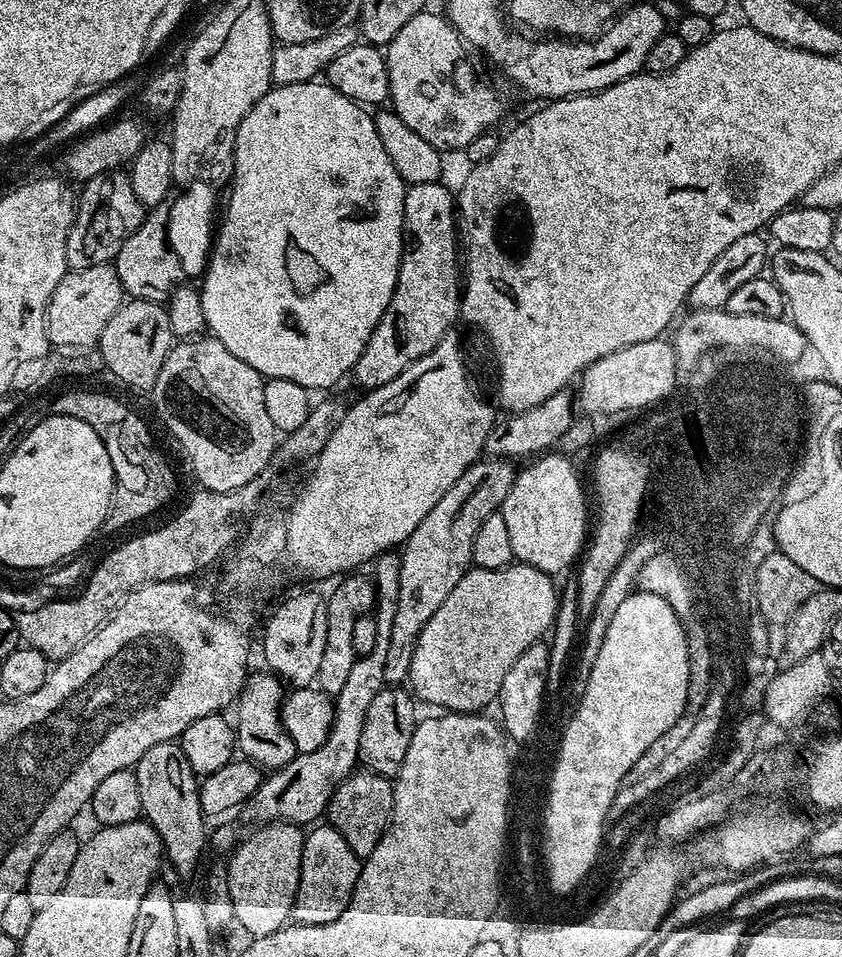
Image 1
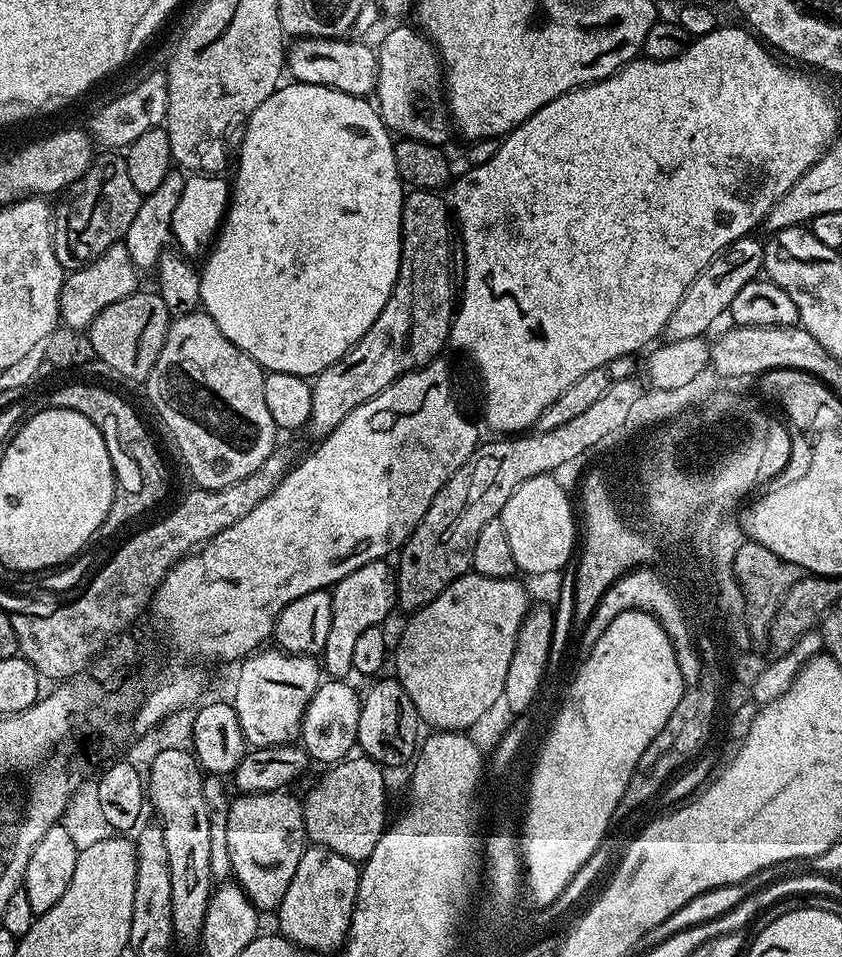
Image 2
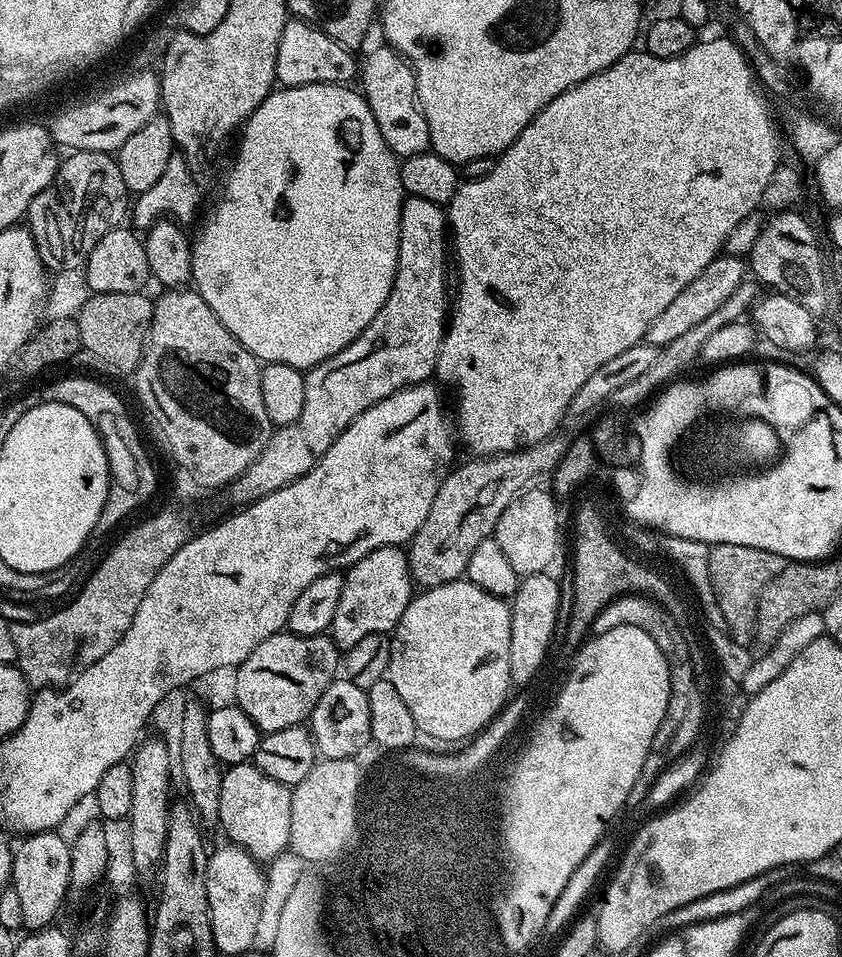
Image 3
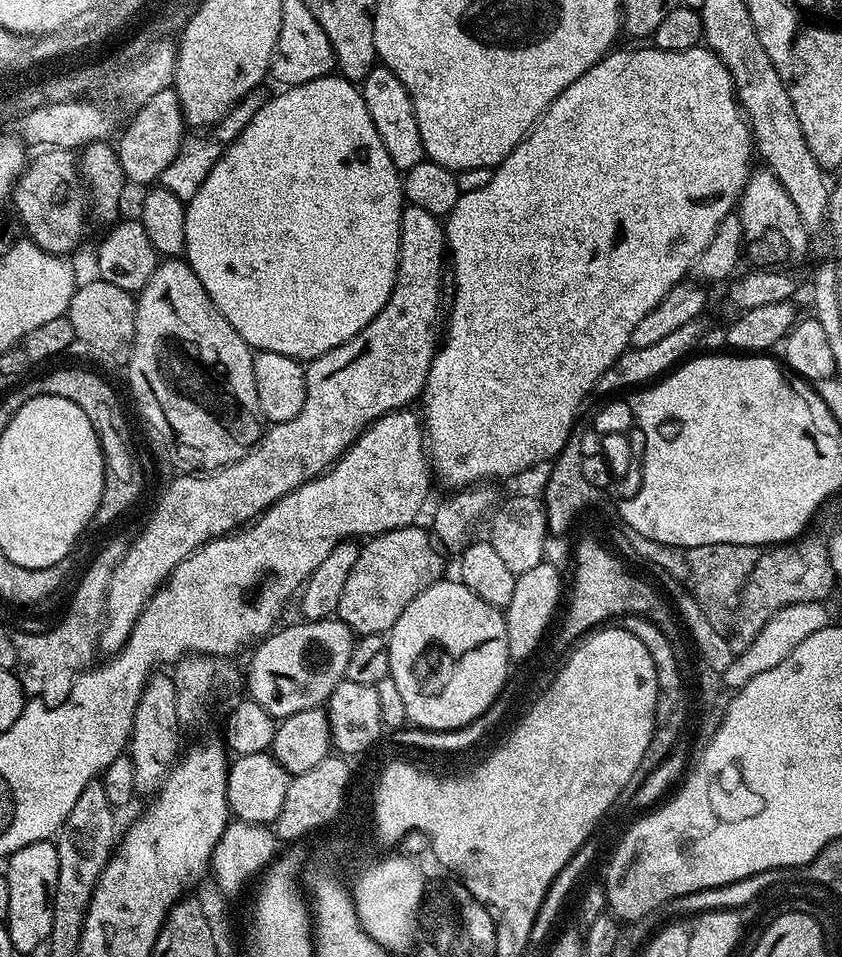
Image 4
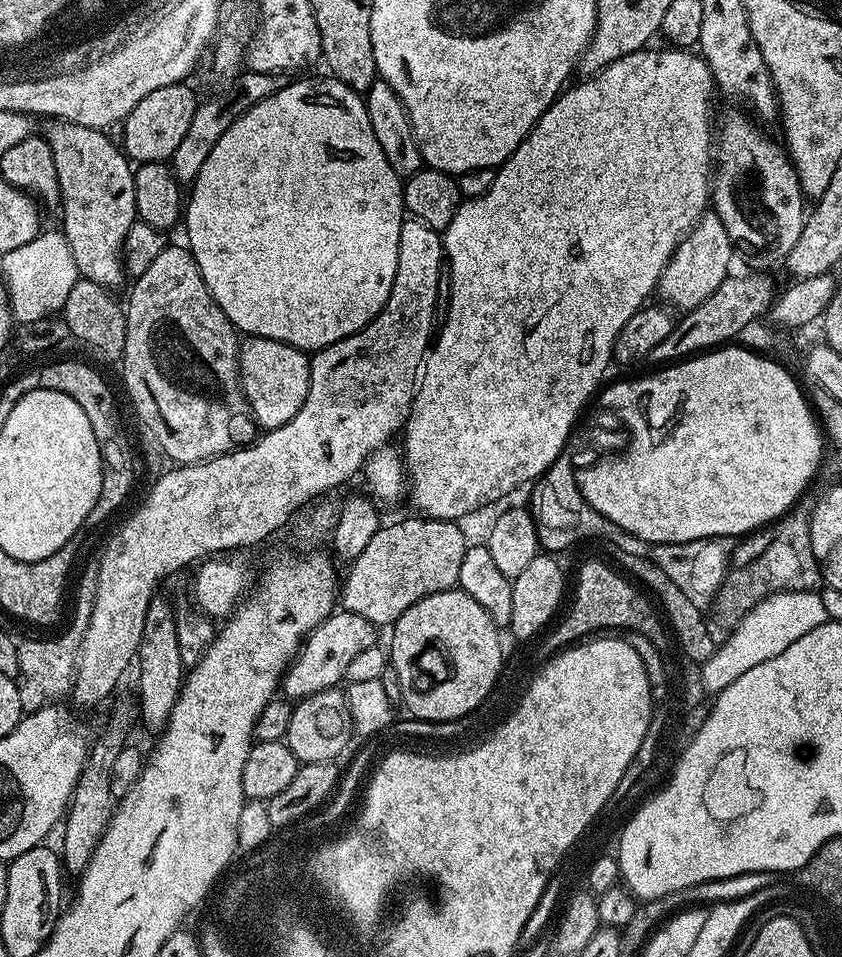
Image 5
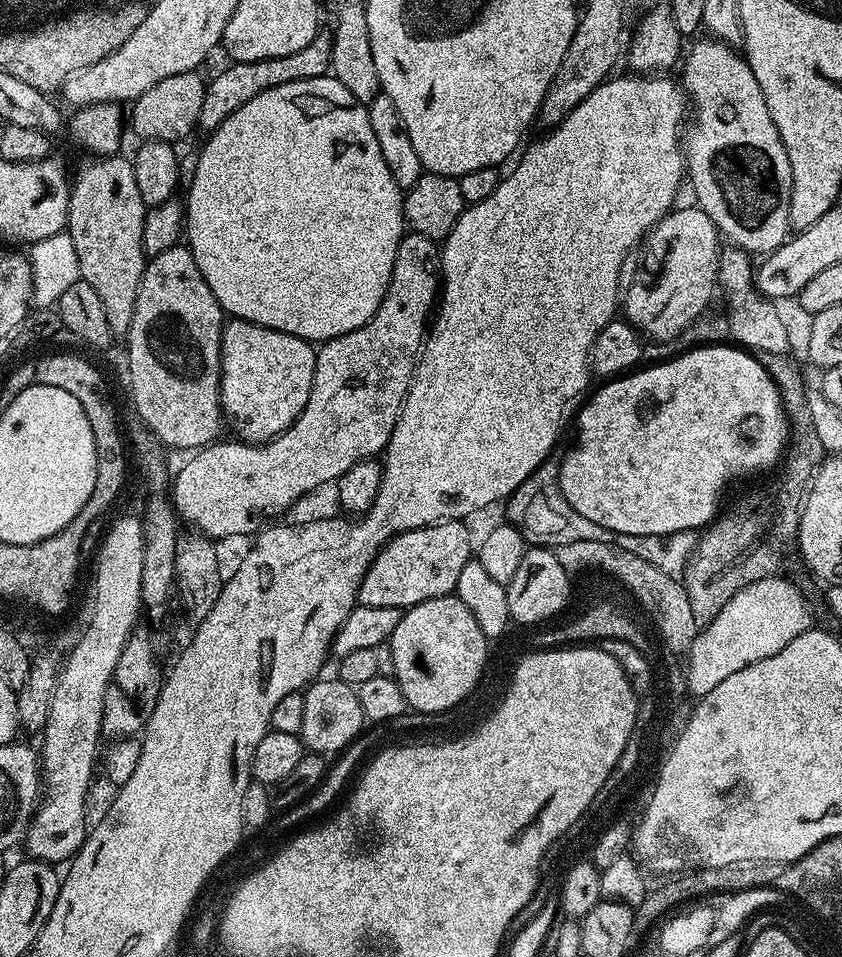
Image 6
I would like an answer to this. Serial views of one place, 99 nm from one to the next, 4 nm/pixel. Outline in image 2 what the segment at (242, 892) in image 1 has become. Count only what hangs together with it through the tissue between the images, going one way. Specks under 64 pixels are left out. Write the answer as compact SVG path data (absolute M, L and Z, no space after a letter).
M245 792L228 805L226 846L230 846L232 876L257 910L279 909L306 847L304 805L290 793Z

